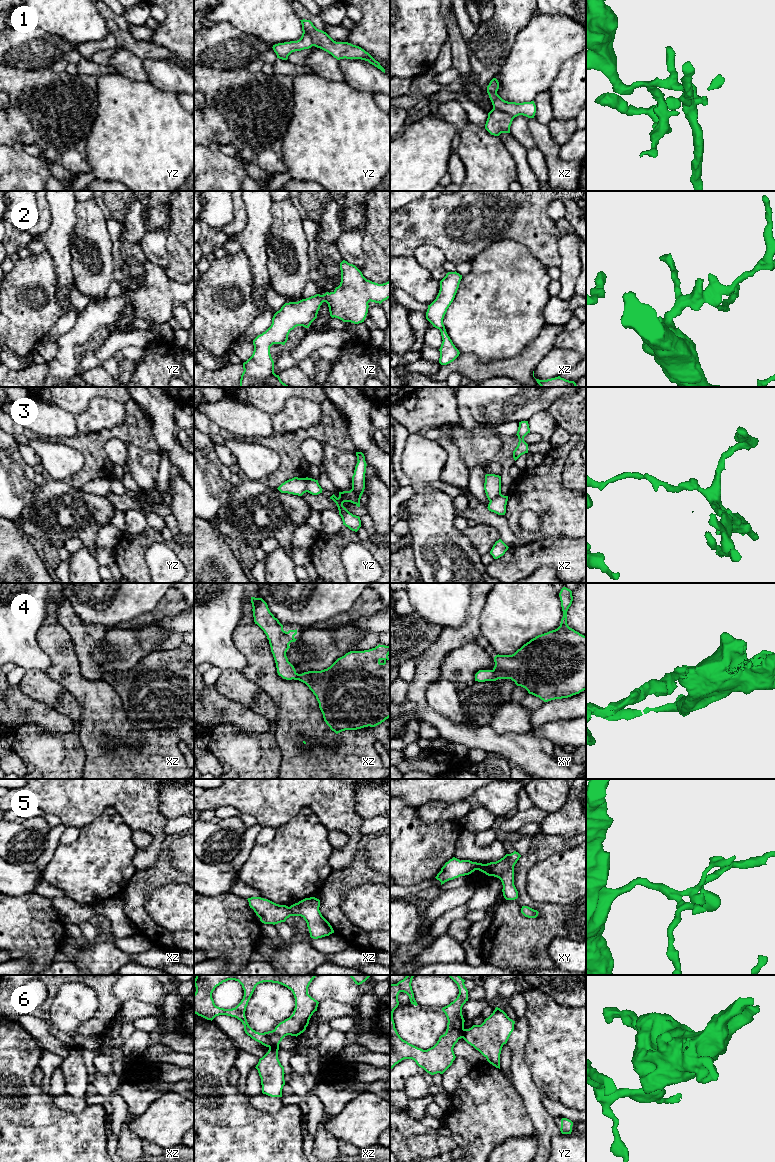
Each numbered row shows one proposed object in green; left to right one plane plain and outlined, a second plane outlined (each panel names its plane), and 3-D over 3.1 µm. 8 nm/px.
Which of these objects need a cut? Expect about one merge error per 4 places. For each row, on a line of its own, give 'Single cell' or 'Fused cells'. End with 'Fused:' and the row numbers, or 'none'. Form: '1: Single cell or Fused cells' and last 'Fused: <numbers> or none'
1: Fused cells
2: Single cell
3: Fused cells
4: Single cell
5: Single cell
6: Fused cells
Fused: 1, 3, 6

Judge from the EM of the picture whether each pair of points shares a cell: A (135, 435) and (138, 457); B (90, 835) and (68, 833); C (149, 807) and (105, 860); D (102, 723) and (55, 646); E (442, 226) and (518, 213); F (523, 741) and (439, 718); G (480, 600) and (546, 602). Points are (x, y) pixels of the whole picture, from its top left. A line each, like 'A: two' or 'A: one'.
A: two
B: two
C: two
D: one
E: one
F: one
G: two

